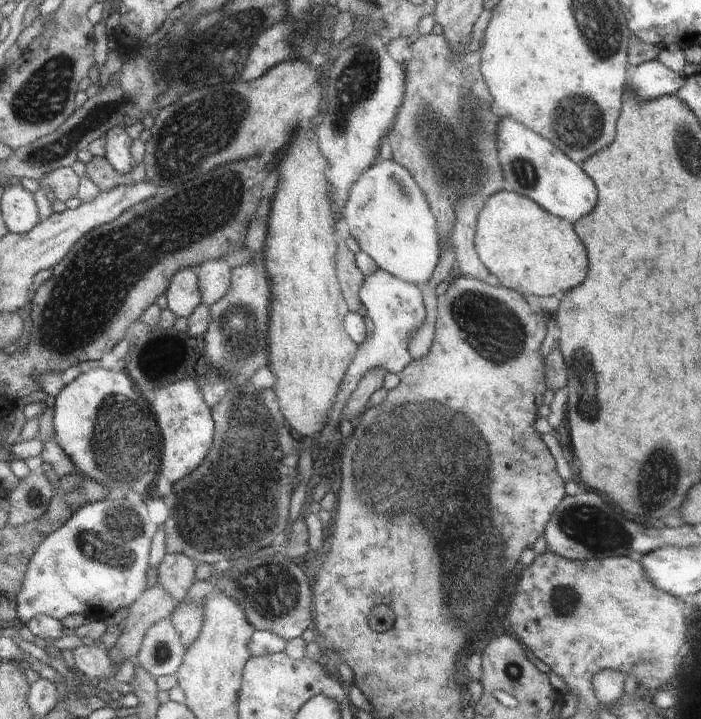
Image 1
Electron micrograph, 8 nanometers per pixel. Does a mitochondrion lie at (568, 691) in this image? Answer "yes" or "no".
no

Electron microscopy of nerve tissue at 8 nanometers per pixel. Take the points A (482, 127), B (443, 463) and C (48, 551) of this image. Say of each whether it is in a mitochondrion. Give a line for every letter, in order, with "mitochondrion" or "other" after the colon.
A: mitochondrion
B: mitochondrion
C: other

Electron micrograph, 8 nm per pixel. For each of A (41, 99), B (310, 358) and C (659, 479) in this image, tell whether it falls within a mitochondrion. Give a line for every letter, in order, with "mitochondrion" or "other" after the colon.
A: mitochondrion
B: other
C: mitochondrion

